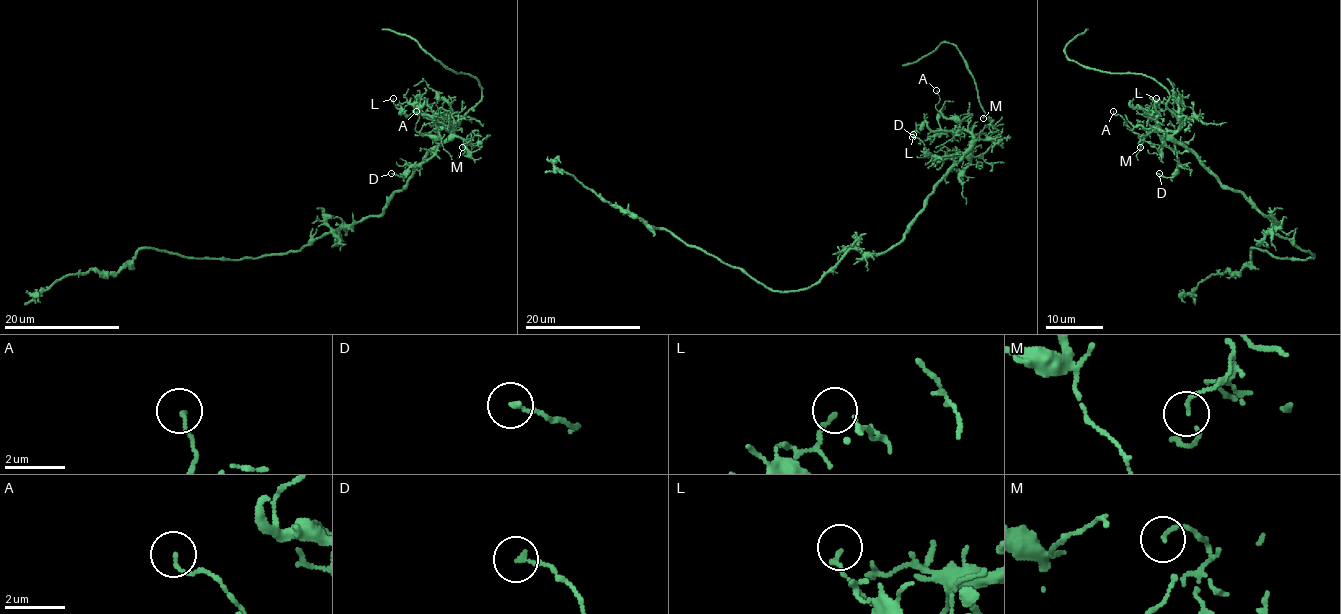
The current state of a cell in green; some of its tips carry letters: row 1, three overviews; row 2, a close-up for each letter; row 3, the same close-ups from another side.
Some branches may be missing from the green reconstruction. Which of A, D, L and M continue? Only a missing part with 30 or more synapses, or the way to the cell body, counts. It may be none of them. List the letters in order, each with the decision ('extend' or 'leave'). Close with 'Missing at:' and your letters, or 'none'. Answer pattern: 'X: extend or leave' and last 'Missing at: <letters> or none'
A: leave
D: leave
L: leave
M: leave
Missing at: none

